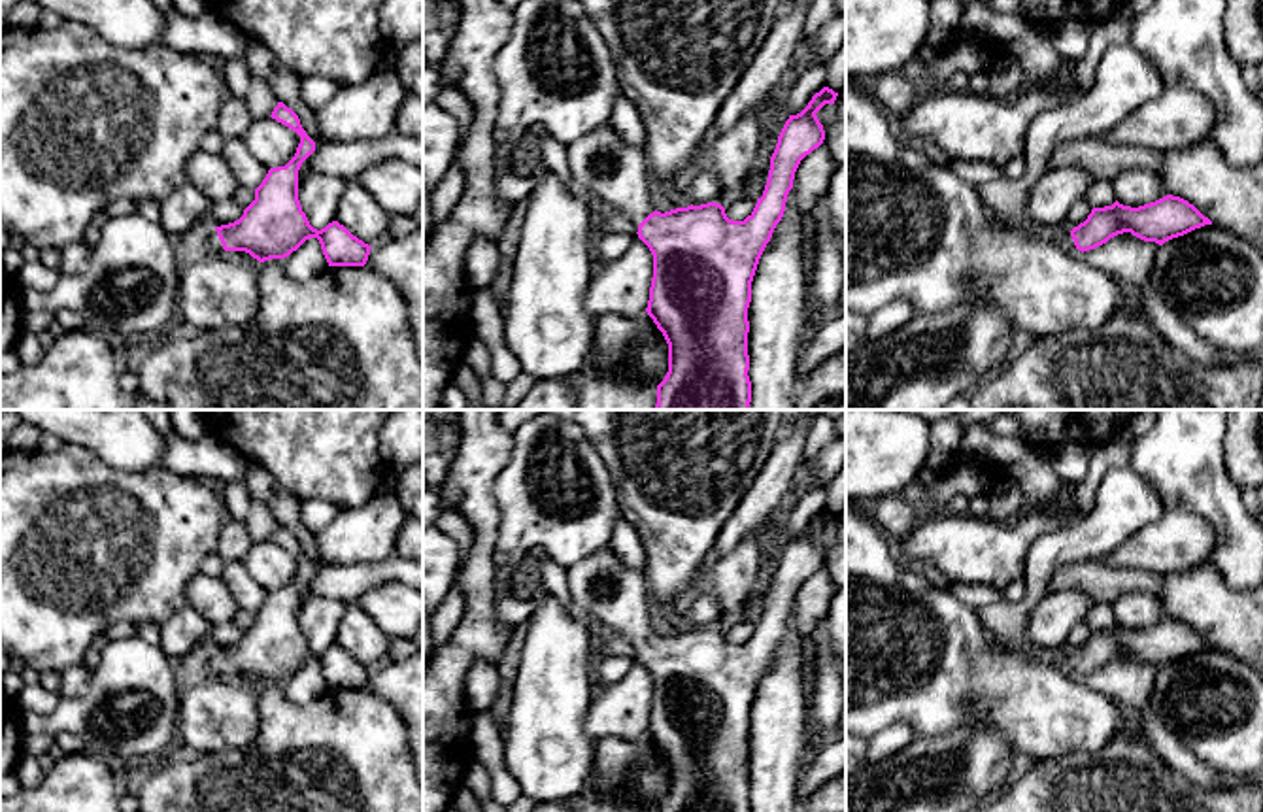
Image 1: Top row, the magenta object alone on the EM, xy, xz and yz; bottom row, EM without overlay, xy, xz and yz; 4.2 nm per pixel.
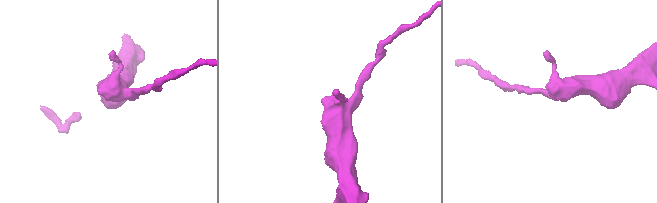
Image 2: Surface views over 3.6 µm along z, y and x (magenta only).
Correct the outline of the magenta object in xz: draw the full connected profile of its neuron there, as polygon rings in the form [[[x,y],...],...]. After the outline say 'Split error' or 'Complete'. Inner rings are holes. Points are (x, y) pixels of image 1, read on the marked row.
[[[823,87],[800,113],[789,115],[770,157],[763,196],[757,198],[753,211],[744,221],[729,219],[717,202],[657,211],[646,149],[629,145],[610,123],[566,145],[572,179],[589,191],[597,206],[610,206],[632,219],[638,238],[653,255],[646,312],[668,344],[668,372],[657,385],[655,410],[749,410],[748,308],[751,281],[759,259],[783,217],[800,161],[825,140],[823,125],[816,113],[825,104],[834,104],[836,96],[838,93]]]. Split error

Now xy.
[[[278,102],[270,117],[300,136],[296,153],[285,166],[268,170],[262,183],[255,189],[255,200],[238,221],[213,227],[210,238],[213,255],[245,251],[264,262],[285,259],[306,240],[317,238],[328,266],[364,266],[372,245],[353,236],[338,221],[317,230],[302,211],[298,170],[315,151],[315,142],[302,128],[298,115],[283,102]]]. Split error

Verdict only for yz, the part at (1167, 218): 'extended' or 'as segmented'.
extended

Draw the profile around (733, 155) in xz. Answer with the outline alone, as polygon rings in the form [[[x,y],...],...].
[[[748,113],[714,140],[706,164],[716,172],[721,185],[717,204],[723,208],[746,196],[746,181],[757,168],[761,138],[759,115]]]

